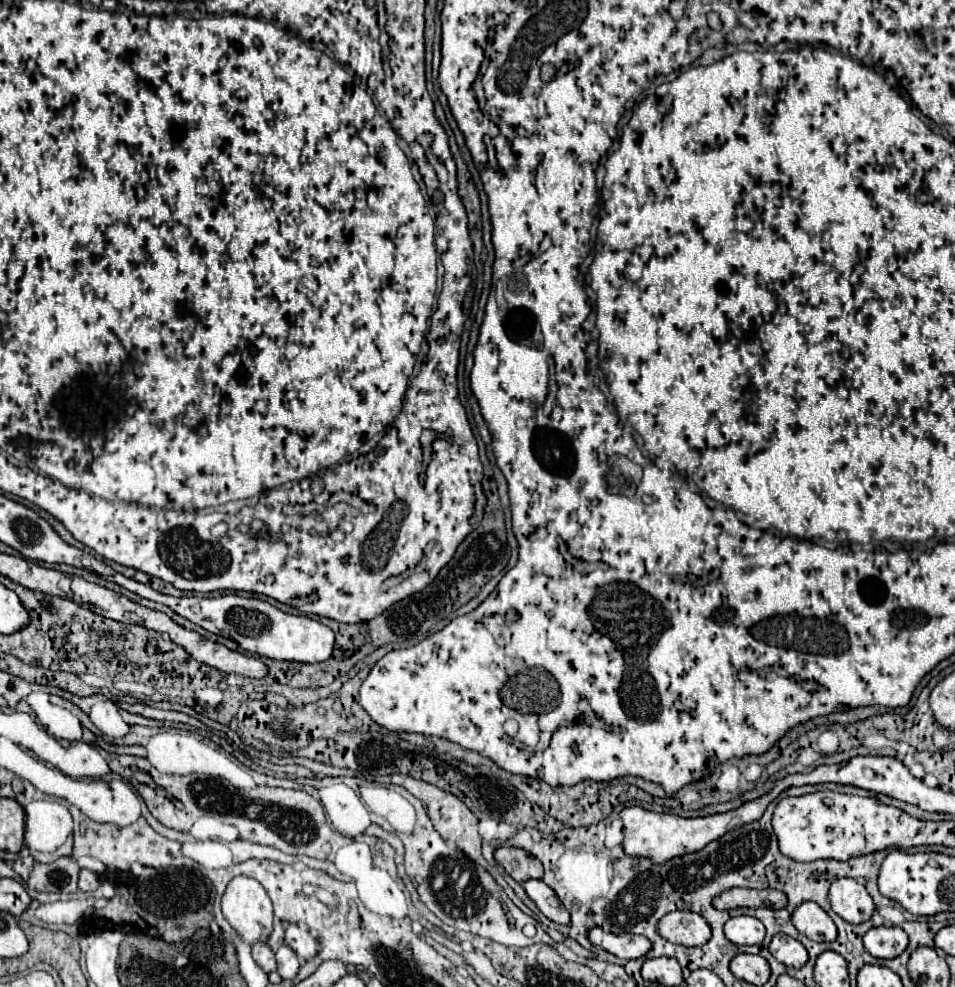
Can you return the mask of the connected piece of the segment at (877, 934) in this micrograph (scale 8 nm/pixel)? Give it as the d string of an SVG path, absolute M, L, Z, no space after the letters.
M874 927L864 935L864 947L878 959L894 959L908 947L908 935L900 927Z

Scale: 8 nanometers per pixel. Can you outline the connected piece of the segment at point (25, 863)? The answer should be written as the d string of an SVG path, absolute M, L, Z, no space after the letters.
M28 855L28 857L20 857L20 859L16 859L14 865L12 865L12 869L26 881L28 875L30 875L30 871L32 871L32 865L34 865L34 859Z

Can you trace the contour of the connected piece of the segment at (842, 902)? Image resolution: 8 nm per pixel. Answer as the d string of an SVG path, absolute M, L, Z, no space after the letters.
M836 879L830 887L830 905L848 923L864 923L874 913L872 897L856 879Z

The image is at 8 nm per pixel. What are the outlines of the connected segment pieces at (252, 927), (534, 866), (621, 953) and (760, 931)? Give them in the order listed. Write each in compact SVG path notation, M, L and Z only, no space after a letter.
M234 877L222 895L222 913L242 941L254 945L272 933L272 901L264 887L250 877Z
M500 847L500 849L496 849L494 857L504 867L504 871L518 883L524 883L528 879L542 879L542 875L544 875L542 863L522 849Z
M596 927L590 929L588 937L596 947L602 947L604 951L610 951L620 959L638 959L652 949L652 941L648 937L634 933L614 935L614 933L604 933L600 927Z
M732 917L724 927L726 937L736 945L760 945L764 941L764 925L756 917Z

